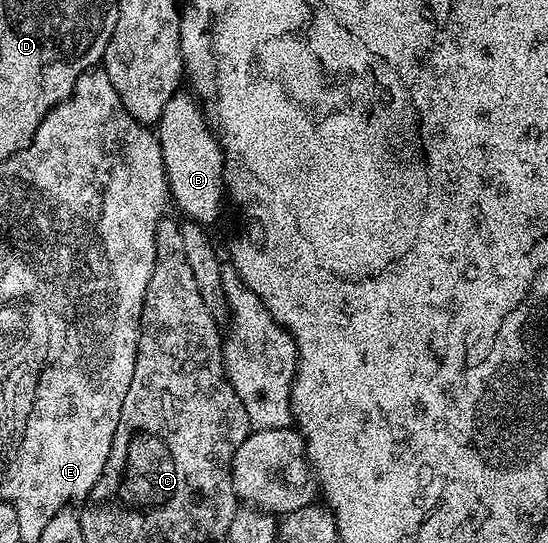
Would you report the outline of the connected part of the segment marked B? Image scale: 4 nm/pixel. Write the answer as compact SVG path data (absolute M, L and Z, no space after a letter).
M178 91L172 96L170 103L166 103L158 122L158 136L171 200L185 213L183 215L185 218L195 221L198 225L212 227L220 217L220 204L226 201L224 153L220 150L220 142L212 126L208 124L201 102L191 92Z

